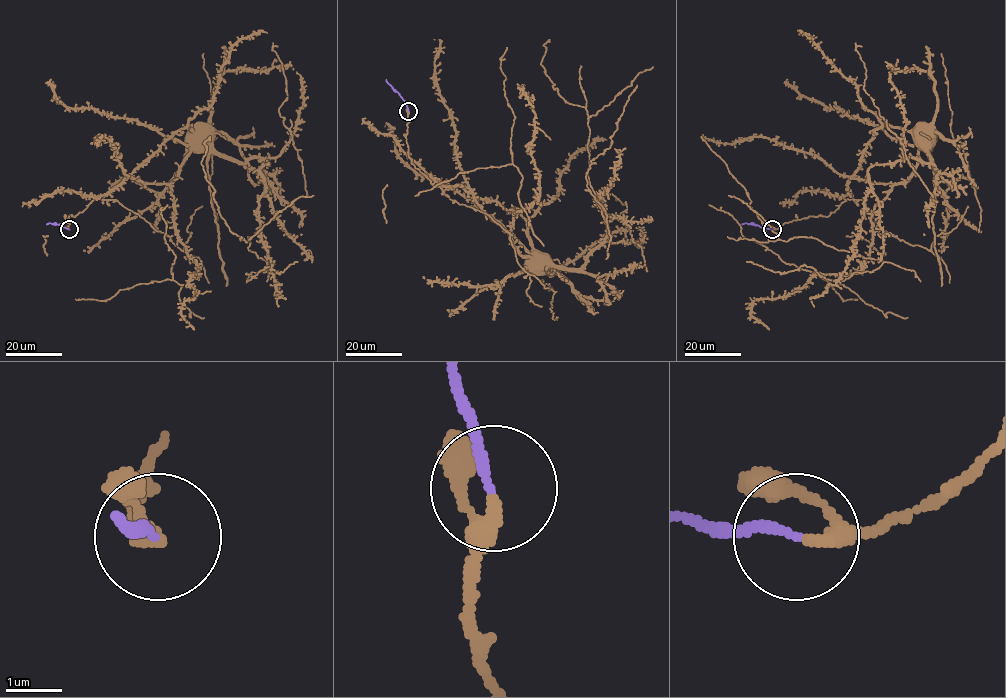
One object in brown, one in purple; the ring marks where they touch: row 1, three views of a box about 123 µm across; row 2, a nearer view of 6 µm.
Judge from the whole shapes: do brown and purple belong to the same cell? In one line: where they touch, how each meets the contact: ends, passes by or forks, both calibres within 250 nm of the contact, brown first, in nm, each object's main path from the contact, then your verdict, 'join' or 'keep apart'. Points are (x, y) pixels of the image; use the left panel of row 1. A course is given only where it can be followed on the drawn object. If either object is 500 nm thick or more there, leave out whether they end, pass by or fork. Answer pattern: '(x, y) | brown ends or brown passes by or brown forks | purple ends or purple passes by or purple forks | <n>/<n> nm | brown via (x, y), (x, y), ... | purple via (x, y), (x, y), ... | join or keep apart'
(69, 229) | brown passes by | purple ends | 240/160 nm | brown via (69, 229), (66, 219), (69, 216), (74, 217), (96, 197), (109, 193), (179, 130), (187, 126), (198, 139) | purple via (69, 229), (46, 224) | join

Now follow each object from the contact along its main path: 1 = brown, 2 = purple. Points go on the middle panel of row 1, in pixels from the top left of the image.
1: (408, 111), (405, 136), (414, 166), (432, 184), (460, 186), (516, 212), (526, 222), (537, 256)
2: (408, 111), (406, 102), (386, 79)

